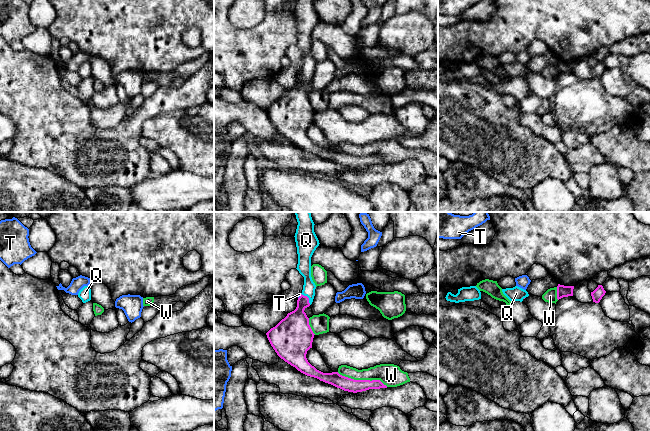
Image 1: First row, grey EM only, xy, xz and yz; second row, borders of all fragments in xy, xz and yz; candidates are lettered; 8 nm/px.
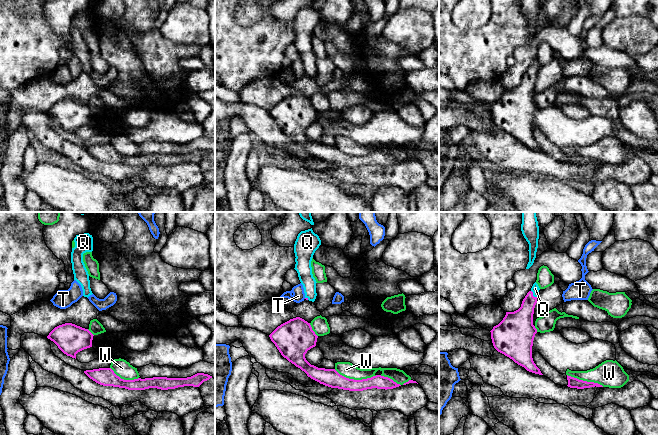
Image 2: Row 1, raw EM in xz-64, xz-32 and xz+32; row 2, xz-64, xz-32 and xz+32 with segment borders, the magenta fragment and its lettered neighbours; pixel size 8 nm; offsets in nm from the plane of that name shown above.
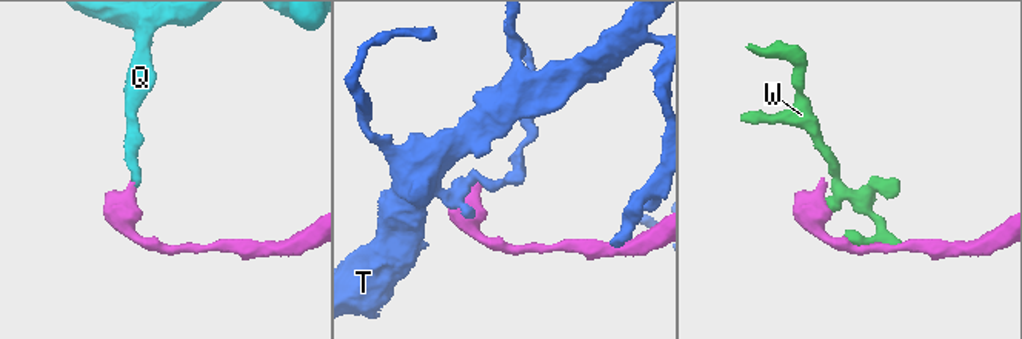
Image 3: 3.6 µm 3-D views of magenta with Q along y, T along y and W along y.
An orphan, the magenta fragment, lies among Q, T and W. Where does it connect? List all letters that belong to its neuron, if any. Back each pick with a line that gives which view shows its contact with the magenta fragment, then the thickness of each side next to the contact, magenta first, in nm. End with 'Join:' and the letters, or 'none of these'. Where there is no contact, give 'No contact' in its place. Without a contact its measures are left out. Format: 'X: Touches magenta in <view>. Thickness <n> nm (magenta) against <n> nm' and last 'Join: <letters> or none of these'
Q: Touches magenta in xz. Thickness 220 nm (magenta) against 110 nm
Join: Q

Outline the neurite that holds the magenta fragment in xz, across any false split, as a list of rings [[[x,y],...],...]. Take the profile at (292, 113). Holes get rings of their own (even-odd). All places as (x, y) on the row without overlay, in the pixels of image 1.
[[[298,0],[294,12],[298,30],[296,45],[304,53],[303,66],[297,76],[297,83],[266,109],[267,114],[281,135],[307,152],[353,169],[387,164],[380,156],[354,156],[338,148],[323,149],[312,142],[306,134],[315,111],[304,88],[312,80],[316,65],[311,53],[311,33],[320,19],[314,8],[314,1]]]

